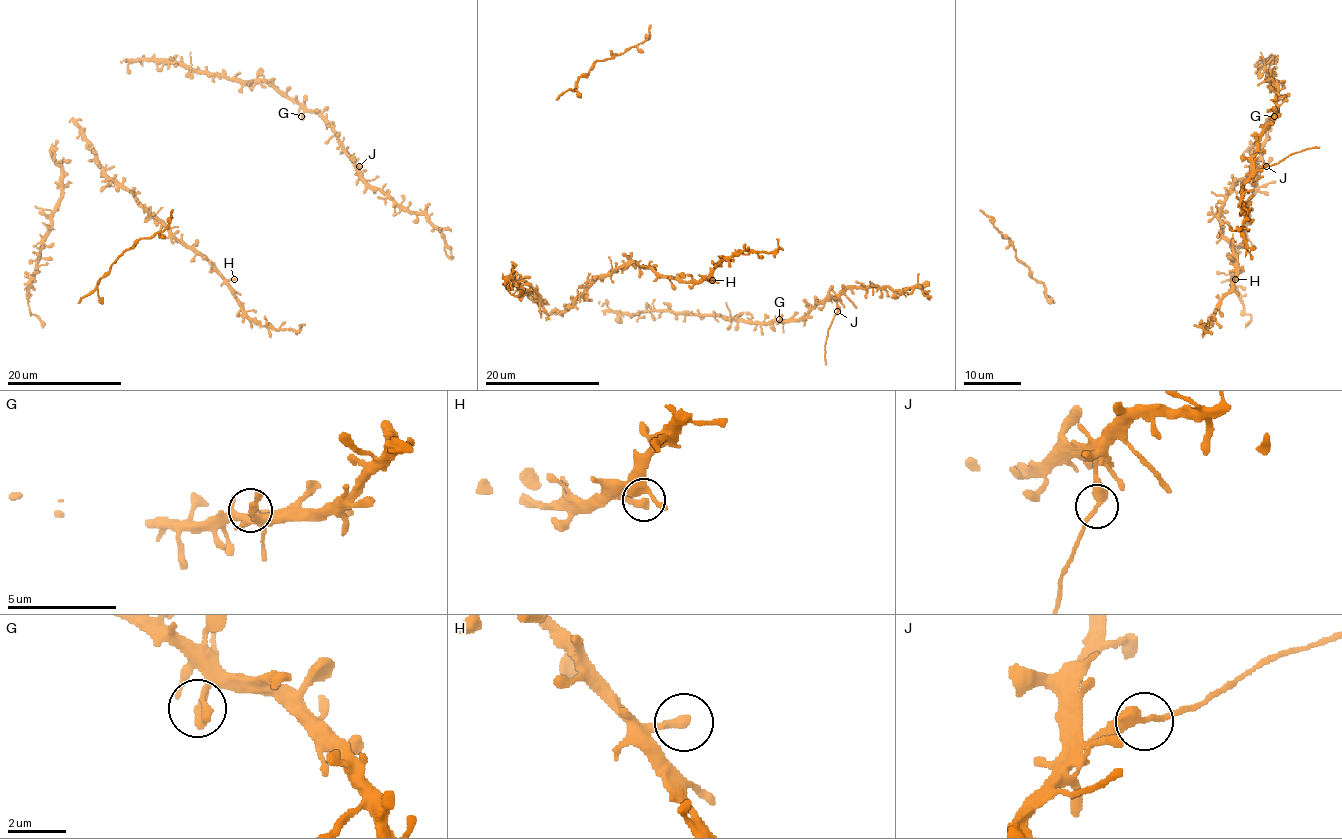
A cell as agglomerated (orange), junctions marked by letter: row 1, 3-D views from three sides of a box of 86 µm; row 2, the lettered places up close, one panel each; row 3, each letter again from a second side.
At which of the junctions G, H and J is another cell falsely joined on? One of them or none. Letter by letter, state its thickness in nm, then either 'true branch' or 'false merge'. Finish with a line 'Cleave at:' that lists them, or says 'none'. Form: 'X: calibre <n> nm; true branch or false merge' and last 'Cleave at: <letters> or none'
G: calibre 240 nm; true branch
H: calibre 360 nm; true branch
J: calibre 360 nm; false merge
Cleave at: J

